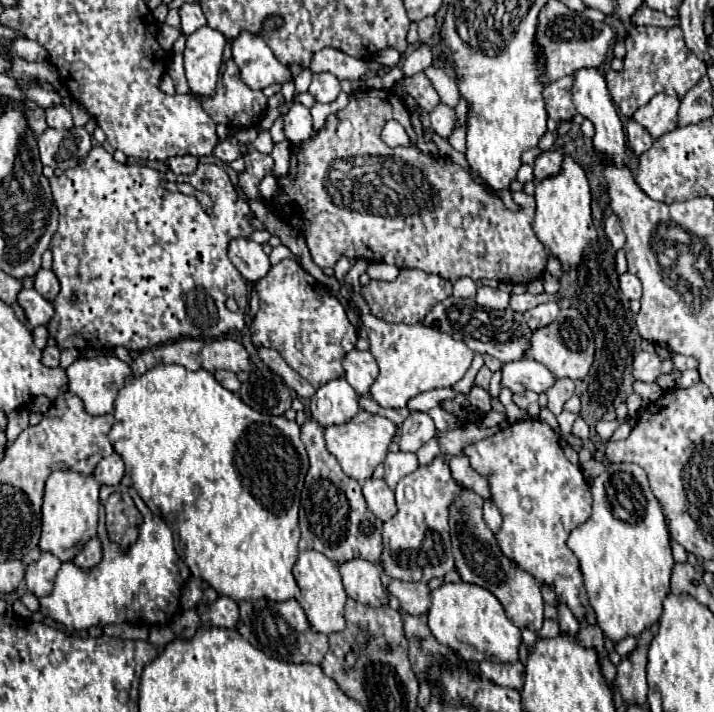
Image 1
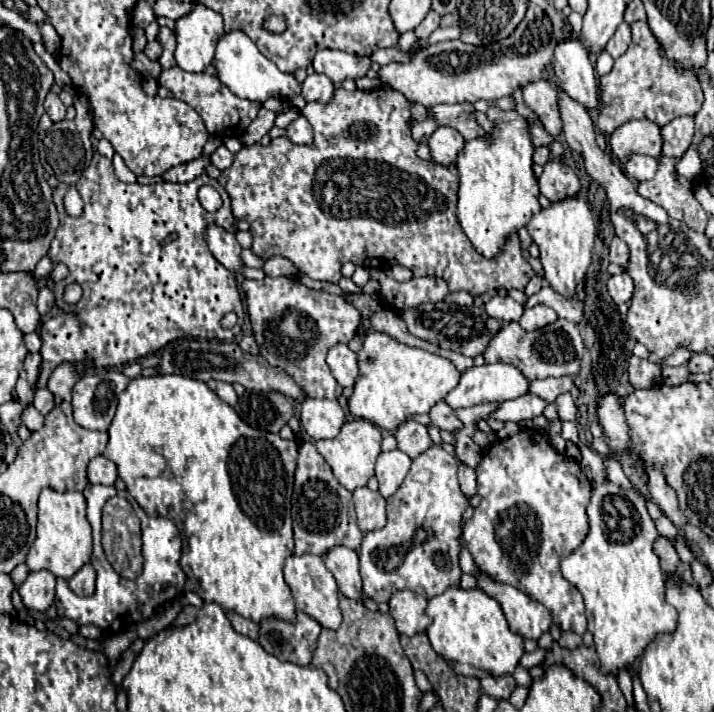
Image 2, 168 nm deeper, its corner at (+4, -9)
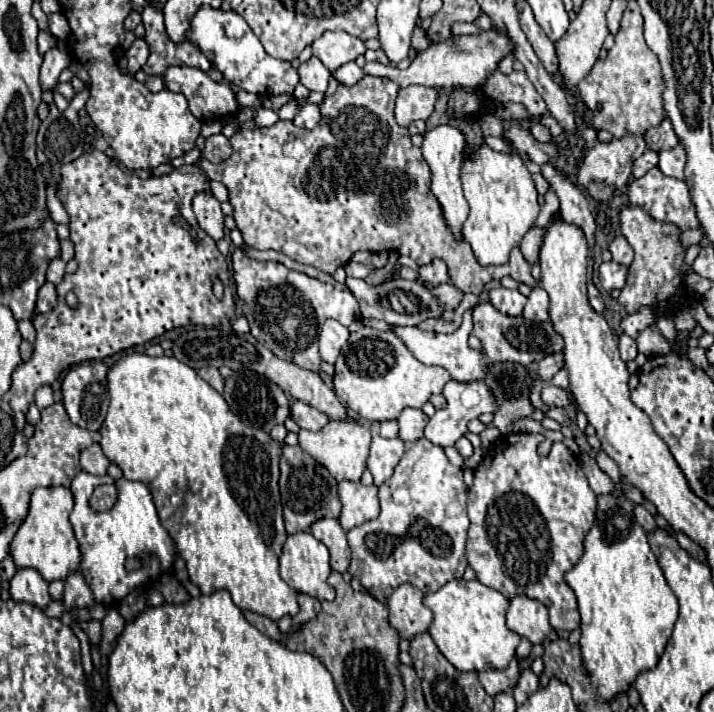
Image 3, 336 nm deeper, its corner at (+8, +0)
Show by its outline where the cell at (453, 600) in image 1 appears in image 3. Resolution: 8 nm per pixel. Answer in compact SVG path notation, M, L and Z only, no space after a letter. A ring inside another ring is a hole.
M454 579L442 585L436 593L424 597L424 605L434 613L428 633L438 649L458 671L486 671L506 669L520 643L520 635L506 627L508 599L480 581Z

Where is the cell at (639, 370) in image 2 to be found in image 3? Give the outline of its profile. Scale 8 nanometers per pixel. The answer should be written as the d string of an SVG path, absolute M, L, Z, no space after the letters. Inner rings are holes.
M620 335L618 337L618 345L620 345L620 355L624 361L632 361L636 355L638 355L638 349L636 349L636 341L628 335Z

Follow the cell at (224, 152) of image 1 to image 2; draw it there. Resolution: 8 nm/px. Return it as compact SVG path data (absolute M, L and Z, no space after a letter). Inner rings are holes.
M220 146L214 154L212 154L212 164L218 168L218 170L226 170L230 164L232 164L232 160L234 160L234 156L230 154L230 150L226 148L226 146Z

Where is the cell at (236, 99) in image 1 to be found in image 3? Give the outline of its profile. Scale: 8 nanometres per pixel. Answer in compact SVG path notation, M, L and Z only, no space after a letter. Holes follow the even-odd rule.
M170 67L164 75L164 85L170 91L182 93L188 99L190 111L194 117L198 117L200 121L216 121L222 119L226 115L234 115L238 111L238 101L234 91L224 85L224 83L216 83L212 81L202 69L192 69L192 67Z

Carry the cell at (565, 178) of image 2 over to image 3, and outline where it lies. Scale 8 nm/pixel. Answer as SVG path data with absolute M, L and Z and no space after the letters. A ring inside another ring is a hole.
M544 165L542 175L554 187L554 191L560 199L560 217L566 223L580 227L582 233L586 235L588 245L594 245L594 241L596 241L596 235L594 235L596 233L596 221L594 221L594 217L588 209L588 201L586 201L584 193L576 185L572 185L554 165Z

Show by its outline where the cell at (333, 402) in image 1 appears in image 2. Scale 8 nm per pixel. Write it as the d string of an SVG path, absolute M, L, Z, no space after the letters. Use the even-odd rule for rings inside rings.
M306 398L302 402L300 424L312 440L336 438L344 420L346 420L346 412L338 400Z

